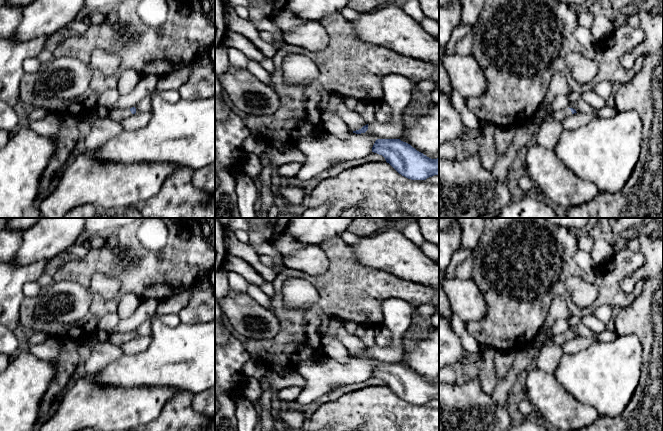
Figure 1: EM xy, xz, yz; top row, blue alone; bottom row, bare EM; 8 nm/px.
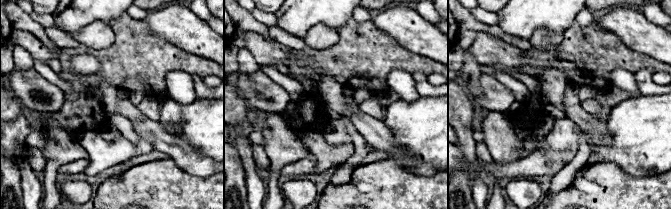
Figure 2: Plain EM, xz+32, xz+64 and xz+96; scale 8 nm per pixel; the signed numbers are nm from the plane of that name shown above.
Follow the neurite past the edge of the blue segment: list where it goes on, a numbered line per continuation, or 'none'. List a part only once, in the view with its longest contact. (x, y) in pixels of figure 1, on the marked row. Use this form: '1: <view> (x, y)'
1: yz (558, 115)

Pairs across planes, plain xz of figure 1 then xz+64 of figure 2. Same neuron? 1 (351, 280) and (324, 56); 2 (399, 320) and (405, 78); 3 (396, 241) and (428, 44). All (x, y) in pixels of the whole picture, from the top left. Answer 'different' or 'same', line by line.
1: same
2: same
3: same

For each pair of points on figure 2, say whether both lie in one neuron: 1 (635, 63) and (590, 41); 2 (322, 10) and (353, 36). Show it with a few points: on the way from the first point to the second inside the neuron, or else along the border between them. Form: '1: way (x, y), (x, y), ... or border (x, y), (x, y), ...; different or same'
1: way (624, 57), (609, 52), (601, 52); same
2: border (351, 16), (337, 30); different

